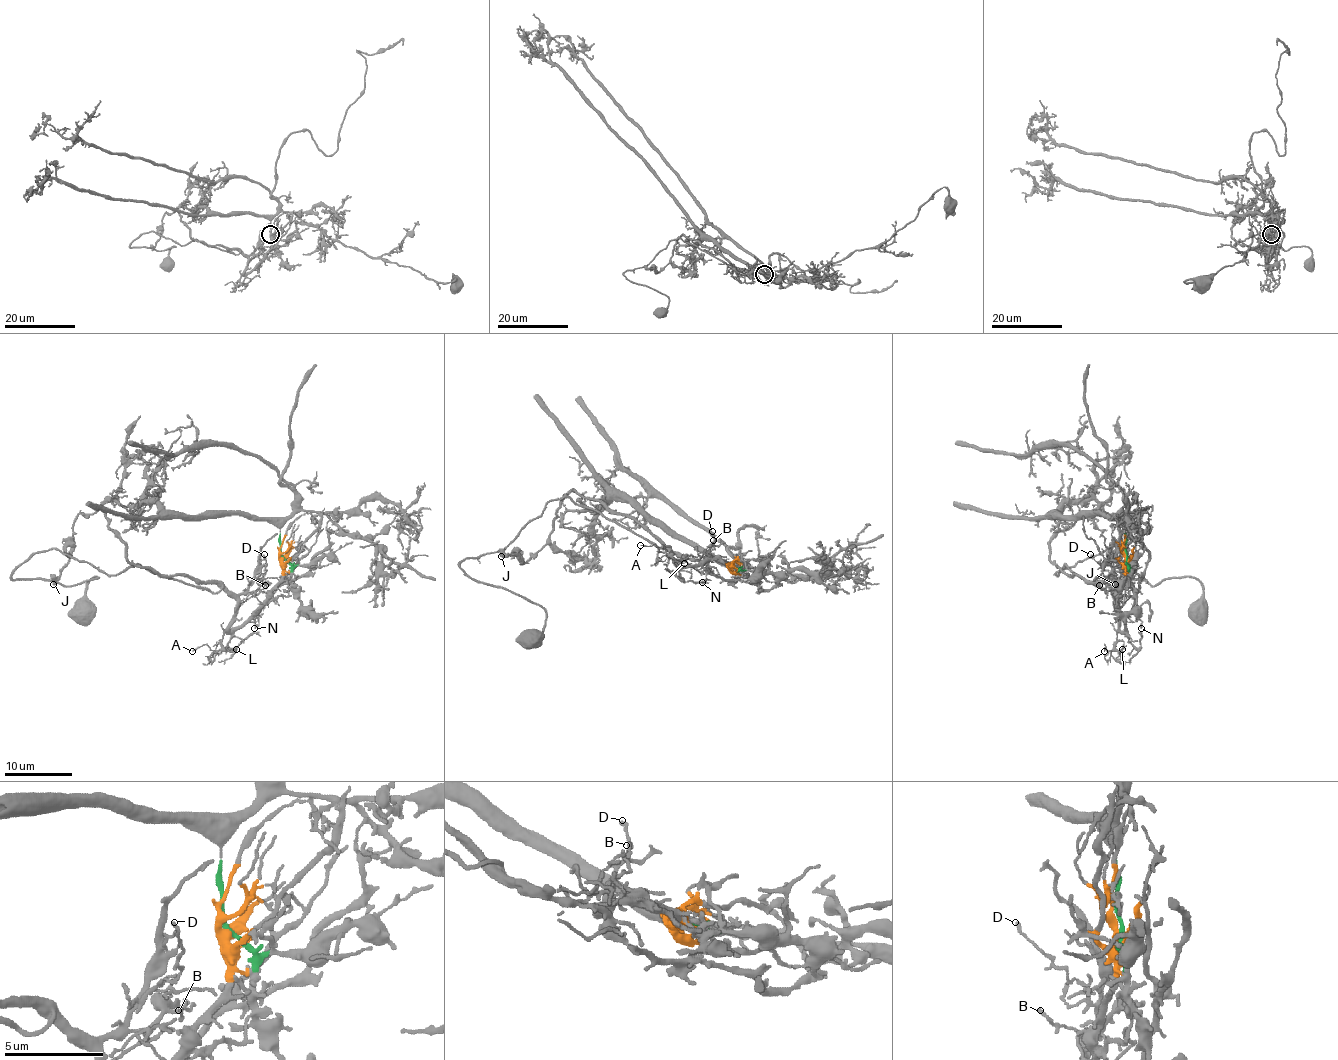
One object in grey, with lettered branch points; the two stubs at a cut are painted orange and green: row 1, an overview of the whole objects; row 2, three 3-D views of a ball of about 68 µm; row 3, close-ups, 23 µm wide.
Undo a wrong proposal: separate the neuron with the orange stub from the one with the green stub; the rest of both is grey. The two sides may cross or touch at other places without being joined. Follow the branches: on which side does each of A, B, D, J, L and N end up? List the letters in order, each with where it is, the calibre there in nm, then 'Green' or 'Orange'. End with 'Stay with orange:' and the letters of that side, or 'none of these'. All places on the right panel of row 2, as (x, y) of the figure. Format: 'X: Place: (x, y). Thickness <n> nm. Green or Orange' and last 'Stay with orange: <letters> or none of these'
A: Place: (1104, 651). Thickness 110 nm. Orange
B: Place: (1099, 585). Thickness 120 nm. Orange
D: Place: (1090, 554). Thickness 130 nm. Orange
J: Place: (1115, 584). Thickness 360 nm. Orange
L: Place: (1122, 649). Thickness 140 nm. Orange
N: Place: (1141, 628). Thickness 130 nm. Orange
Stay with orange: A, B, D, J, L, N

